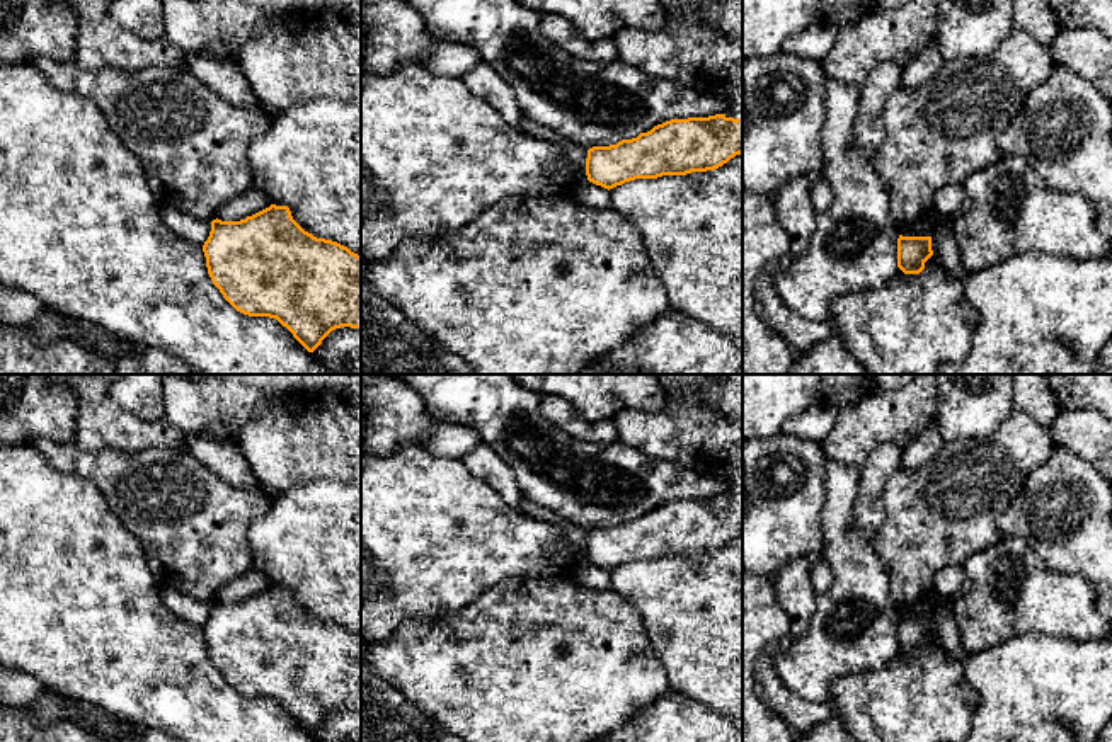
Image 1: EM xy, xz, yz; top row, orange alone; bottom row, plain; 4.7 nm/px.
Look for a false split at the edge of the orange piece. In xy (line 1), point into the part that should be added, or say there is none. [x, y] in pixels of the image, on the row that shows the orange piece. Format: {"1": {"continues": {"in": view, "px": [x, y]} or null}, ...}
{"1": {"continues": null}}

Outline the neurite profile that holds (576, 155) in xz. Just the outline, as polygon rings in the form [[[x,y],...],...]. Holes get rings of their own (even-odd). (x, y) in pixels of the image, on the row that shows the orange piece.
[[[523,116],[521,129],[531,138],[540,138],[540,140],[547,140],[560,145],[564,148],[565,160],[574,168],[576,184],[588,180],[588,175],[586,175],[588,150],[586,148],[572,143],[570,140],[562,138],[559,133],[552,131],[550,128],[533,123],[528,116]]]

